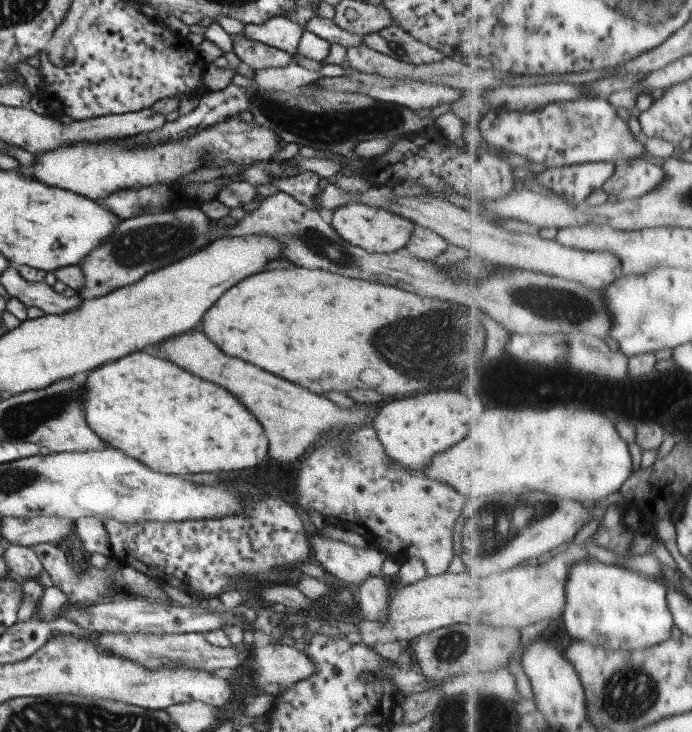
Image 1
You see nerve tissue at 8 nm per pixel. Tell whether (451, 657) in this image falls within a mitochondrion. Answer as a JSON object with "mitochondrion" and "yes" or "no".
{"mitochondrion":"yes"}

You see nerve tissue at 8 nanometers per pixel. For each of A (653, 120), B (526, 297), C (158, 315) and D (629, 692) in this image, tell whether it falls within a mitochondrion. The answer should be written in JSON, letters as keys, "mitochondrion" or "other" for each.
{"A":"other","B":"mitochondrion","C":"other","D":"mitochondrion"}

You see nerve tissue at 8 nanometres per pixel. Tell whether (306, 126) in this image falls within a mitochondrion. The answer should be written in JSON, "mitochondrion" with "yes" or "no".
{"mitochondrion":"yes"}

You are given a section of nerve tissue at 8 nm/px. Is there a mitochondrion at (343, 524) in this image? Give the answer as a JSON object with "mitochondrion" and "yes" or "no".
{"mitochondrion":"no"}

